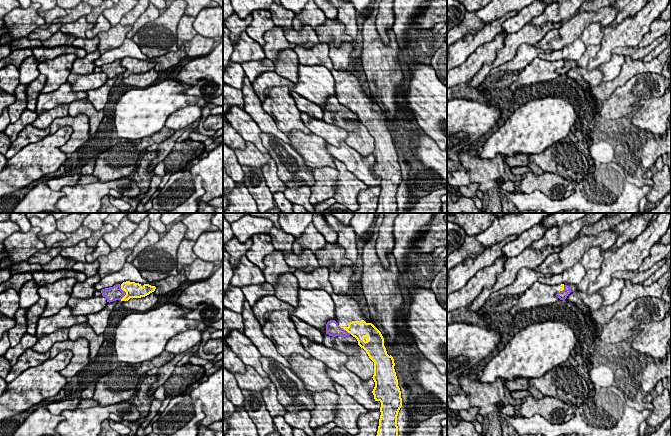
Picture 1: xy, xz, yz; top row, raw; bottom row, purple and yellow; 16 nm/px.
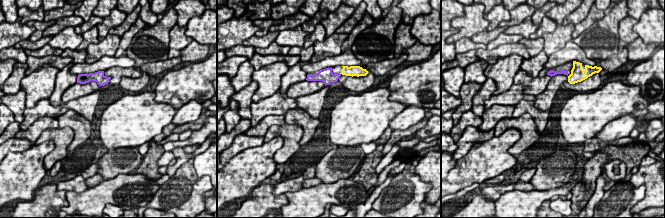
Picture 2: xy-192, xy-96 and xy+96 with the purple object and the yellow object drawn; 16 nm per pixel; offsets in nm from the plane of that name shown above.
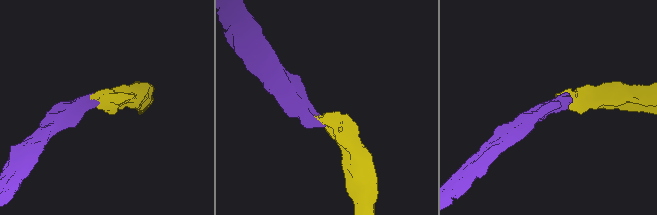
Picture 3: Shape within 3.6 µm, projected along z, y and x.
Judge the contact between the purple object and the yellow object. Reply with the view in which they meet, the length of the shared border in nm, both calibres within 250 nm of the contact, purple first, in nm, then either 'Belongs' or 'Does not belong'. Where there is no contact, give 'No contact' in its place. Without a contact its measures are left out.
Touches purple in xy. Shared border 240 nm. Thickness 240 nm (purple) against 260 nm. Does not belong

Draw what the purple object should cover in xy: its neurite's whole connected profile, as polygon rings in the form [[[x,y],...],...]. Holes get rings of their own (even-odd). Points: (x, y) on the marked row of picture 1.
[[[117,284],[113,287],[105,288],[101,290],[102,296],[107,299],[107,302],[113,302],[116,300],[121,300],[126,292],[121,289],[121,285]]]

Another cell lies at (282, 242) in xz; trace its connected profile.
[[[274,225],[269,233],[272,241],[272,245],[276,251],[282,253],[291,253],[293,252],[293,243],[295,238],[287,234],[282,229],[277,229]]]

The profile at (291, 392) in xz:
[[[262,356],[262,369],[268,374],[271,383],[277,389],[278,401],[289,411],[309,411],[315,407],[313,396],[305,388],[303,382],[292,372],[272,358]]]

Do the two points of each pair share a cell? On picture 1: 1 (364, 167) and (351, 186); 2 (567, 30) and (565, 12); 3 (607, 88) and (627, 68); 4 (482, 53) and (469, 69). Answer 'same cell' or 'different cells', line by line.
1: different cells
2: different cells
3: same cell
4: same cell

